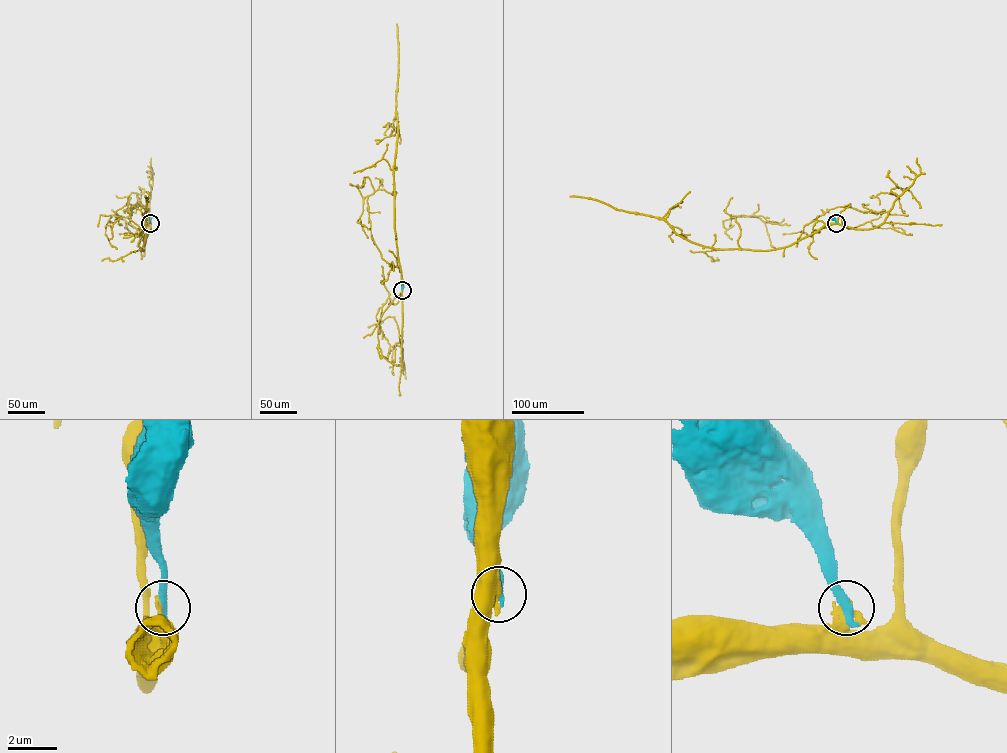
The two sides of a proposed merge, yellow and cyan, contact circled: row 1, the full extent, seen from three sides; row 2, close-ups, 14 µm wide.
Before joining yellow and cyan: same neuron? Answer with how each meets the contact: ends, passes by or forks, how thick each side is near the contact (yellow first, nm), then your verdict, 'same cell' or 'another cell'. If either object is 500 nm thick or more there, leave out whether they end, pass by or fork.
yellow ends there; cyan ends there; 360 nm thick on the yellow side, 400 nm on the other; another cell

